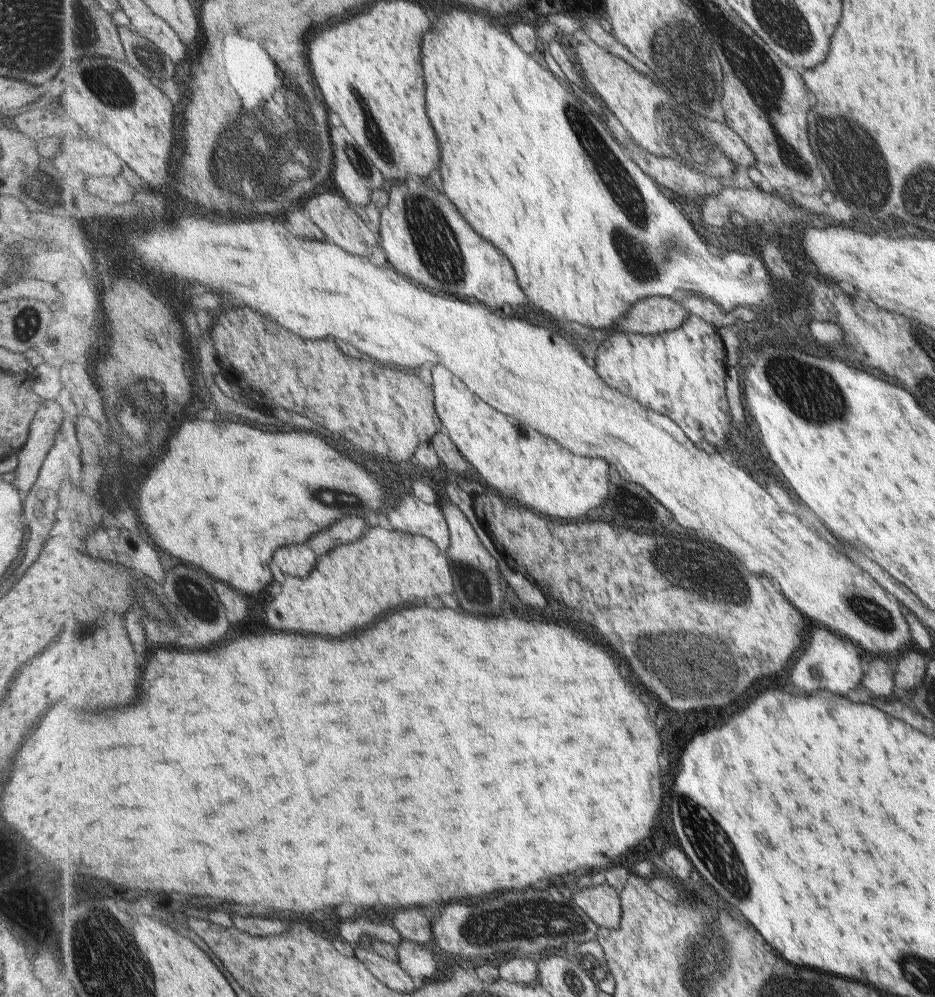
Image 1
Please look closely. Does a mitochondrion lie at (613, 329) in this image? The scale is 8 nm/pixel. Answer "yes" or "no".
no

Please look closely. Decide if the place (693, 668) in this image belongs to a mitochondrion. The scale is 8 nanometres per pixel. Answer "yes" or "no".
yes

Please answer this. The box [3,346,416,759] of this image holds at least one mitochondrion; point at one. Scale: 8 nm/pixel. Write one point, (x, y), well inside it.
(197, 598)

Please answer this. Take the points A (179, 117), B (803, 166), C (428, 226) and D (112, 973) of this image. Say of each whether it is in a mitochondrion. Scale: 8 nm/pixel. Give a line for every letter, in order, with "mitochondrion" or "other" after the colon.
A: other
B: mitochondrion
C: mitochondrion
D: mitochondrion

